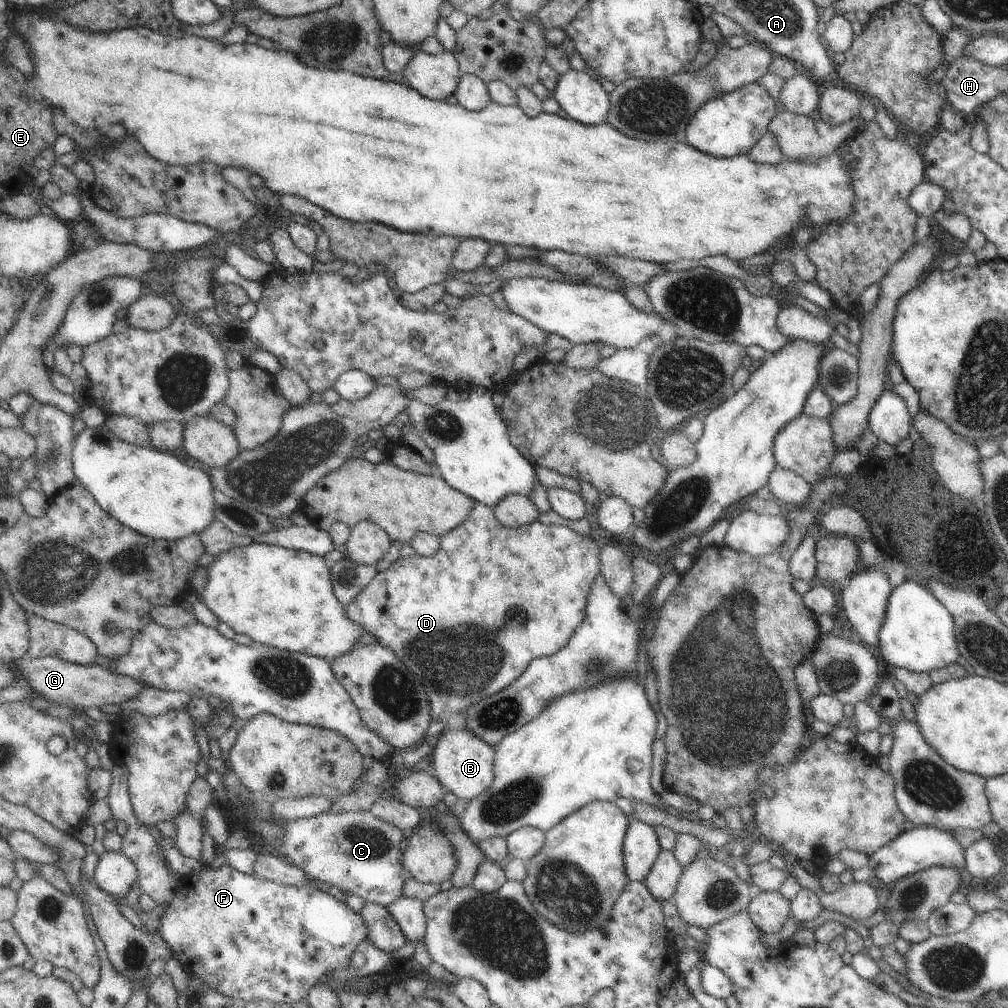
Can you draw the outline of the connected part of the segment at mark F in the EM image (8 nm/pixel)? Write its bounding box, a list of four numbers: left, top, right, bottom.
[157,865,368,1004]

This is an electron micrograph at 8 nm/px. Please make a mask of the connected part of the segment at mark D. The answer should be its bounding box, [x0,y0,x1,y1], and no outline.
[343,502,601,737]

